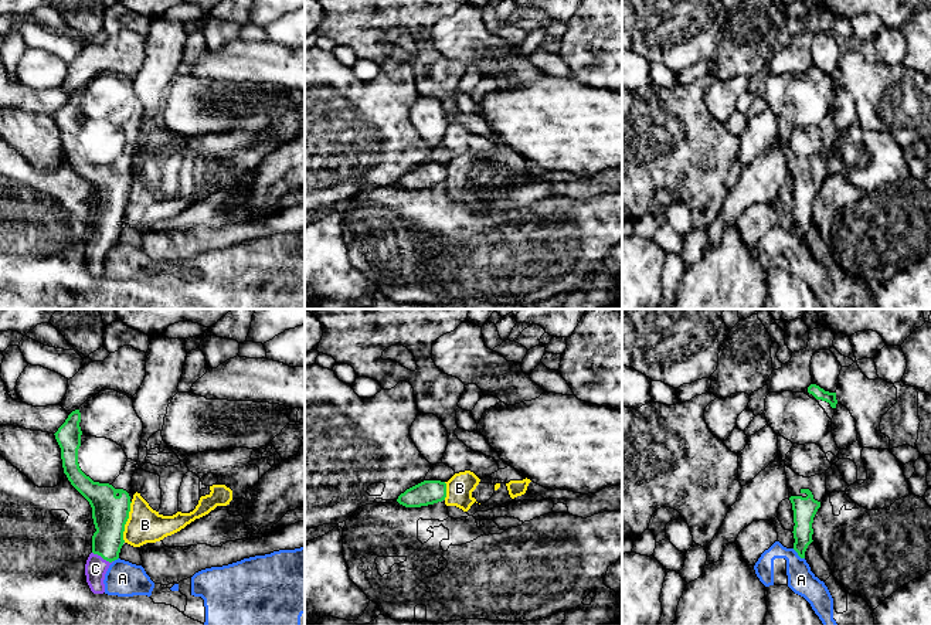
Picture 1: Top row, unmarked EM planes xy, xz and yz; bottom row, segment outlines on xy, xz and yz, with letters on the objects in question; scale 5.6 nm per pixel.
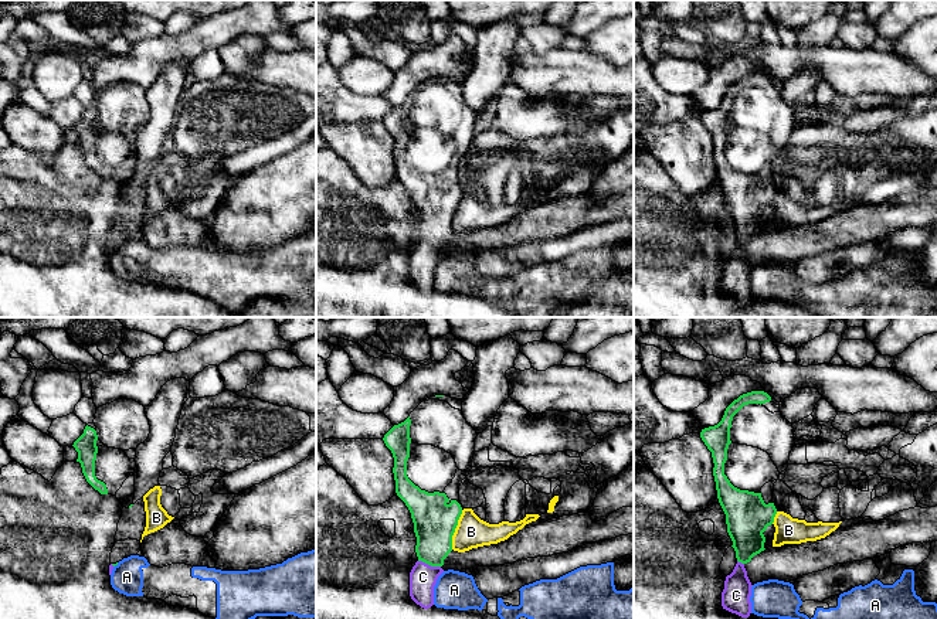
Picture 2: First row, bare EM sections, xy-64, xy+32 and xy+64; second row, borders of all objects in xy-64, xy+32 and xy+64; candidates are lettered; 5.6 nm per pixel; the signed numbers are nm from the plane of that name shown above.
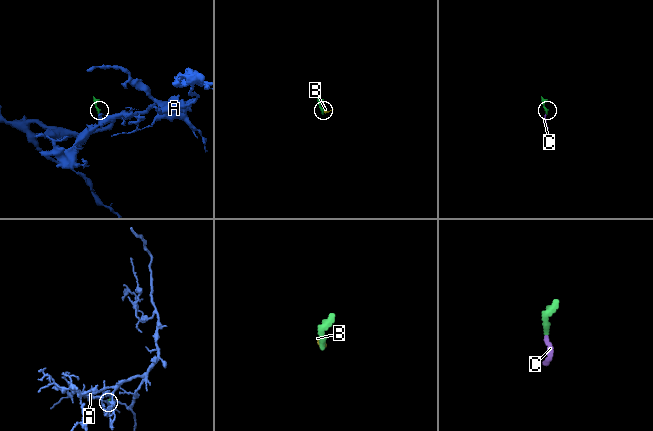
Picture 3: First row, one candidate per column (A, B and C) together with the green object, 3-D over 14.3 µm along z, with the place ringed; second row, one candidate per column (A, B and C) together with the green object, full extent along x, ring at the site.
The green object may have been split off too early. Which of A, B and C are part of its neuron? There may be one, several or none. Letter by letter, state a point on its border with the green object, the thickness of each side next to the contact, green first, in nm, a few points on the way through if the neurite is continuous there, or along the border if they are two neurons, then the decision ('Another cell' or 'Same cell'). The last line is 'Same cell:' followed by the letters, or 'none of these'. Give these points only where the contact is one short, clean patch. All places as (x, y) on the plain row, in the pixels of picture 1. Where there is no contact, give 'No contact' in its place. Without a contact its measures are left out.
A: Touches green at yz (798, 237). Thickness 130 nm (green) against 160 nm. Boundary: yz (792, 231), (804, 241). Another cell
B: Touches green at xy (126, 203). Thickness 200 nm (green) against 200 nm. Boundary: xy (132, 184), (129, 200), (125, 206), (123, 224). Another cell
C: Touches green at xy (102, 240). Thickness 200 nm (green) against 130 nm. Path across: xy (109, 197), (109, 218), (102, 240), (95, 251). Same cell
Same cell: C

